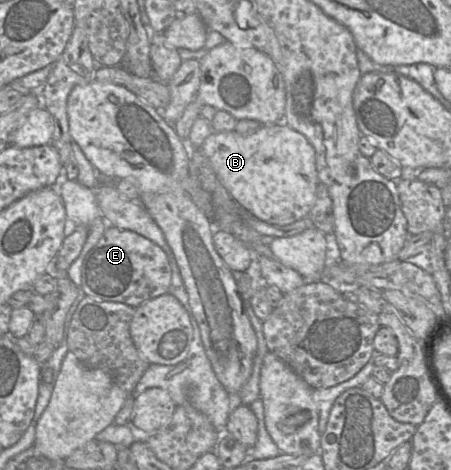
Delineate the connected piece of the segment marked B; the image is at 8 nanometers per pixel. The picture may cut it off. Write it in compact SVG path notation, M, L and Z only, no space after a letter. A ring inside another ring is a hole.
M287 124L262 125L249 135L235 131L214 132L204 140L201 150L232 198L252 216L267 224L292 224L305 218L314 205L319 185L315 149L303 134Z

